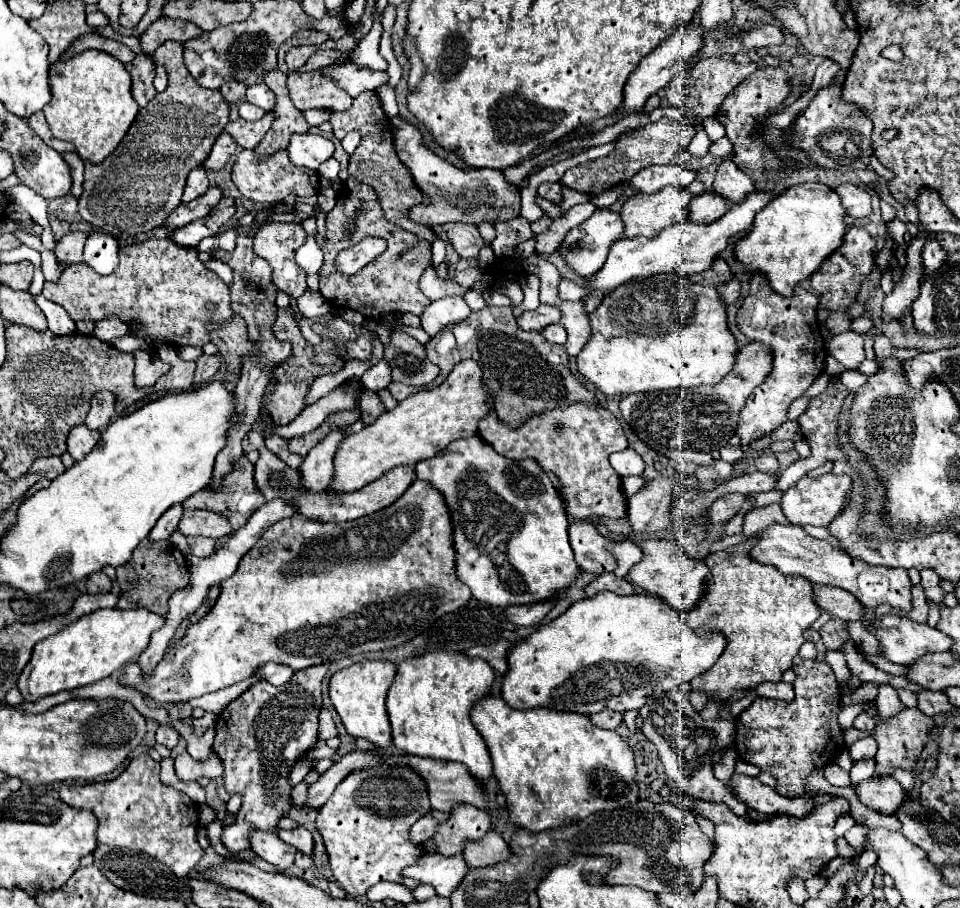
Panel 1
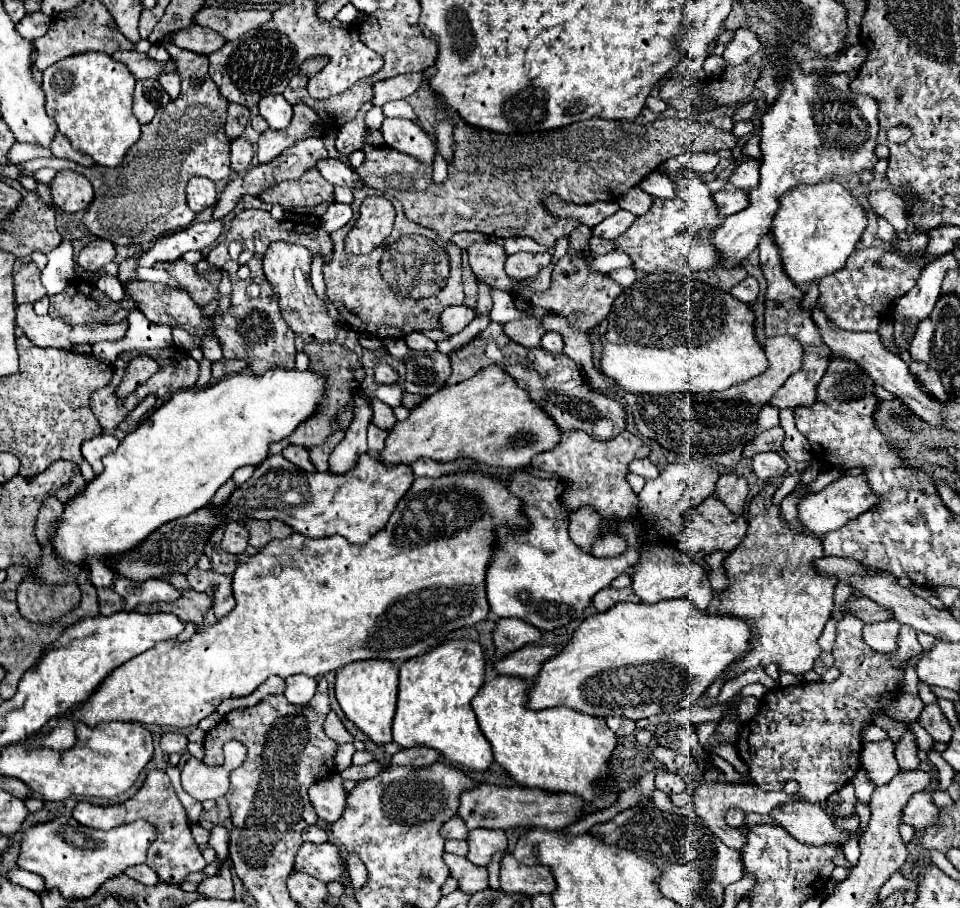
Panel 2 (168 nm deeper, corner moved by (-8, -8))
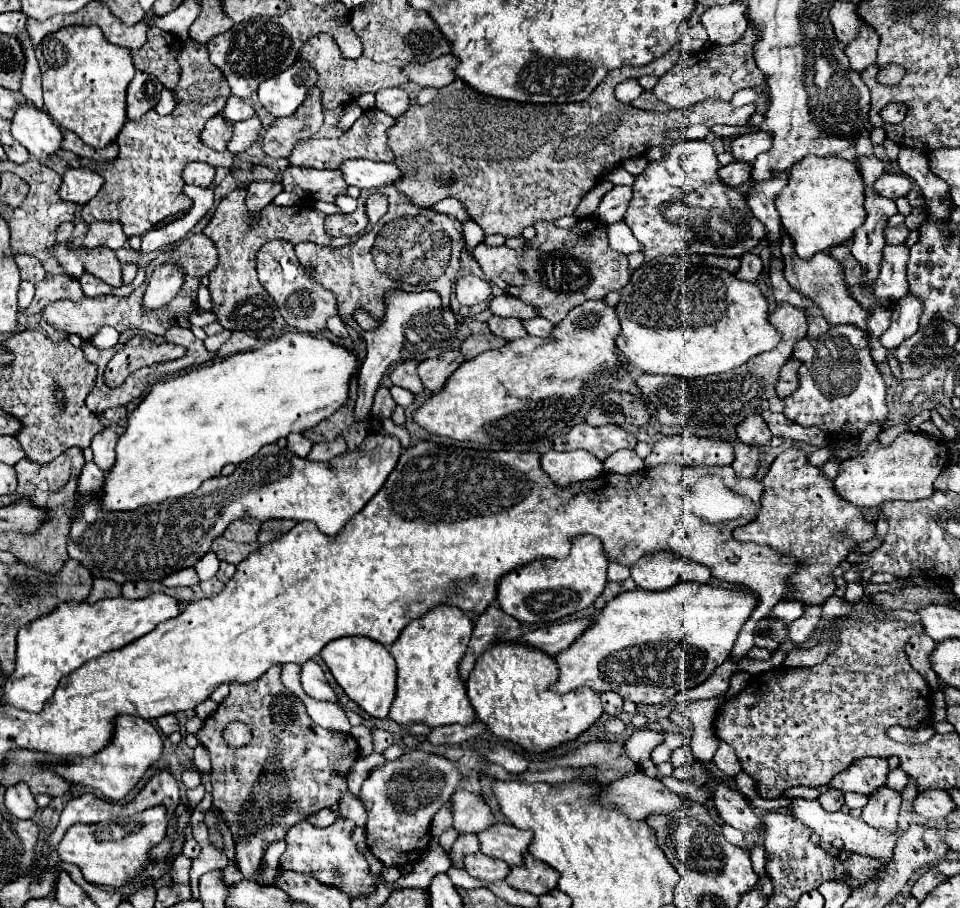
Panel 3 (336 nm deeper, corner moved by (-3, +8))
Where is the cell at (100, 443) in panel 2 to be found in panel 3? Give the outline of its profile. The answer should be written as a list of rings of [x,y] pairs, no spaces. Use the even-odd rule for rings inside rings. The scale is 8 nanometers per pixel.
[[[107,426],[99,434],[93,436],[91,440],[91,450],[93,450],[93,462],[103,470],[109,472],[115,464],[115,444],[119,440],[119,428],[117,426]]]

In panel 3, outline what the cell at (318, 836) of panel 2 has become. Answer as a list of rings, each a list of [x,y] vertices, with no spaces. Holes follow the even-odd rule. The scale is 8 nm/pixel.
[[[319,810],[313,818],[311,818],[311,822],[315,824],[315,826],[331,826],[333,822],[337,820],[337,814],[333,812],[333,810]]]

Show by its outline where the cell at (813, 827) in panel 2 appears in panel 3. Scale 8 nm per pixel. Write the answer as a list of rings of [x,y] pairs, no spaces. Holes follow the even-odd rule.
[[[795,798],[793,804],[793,816],[799,818],[805,826],[809,826],[823,842],[831,844],[835,840],[841,840],[843,842],[843,848],[849,850],[849,852],[857,852],[857,854],[863,854],[863,856],[871,856],[871,858],[877,858],[881,860],[881,864],[889,864],[891,858],[893,858],[893,850],[895,850],[895,844],[899,840],[899,832],[891,834],[891,832],[883,832],[881,828],[871,828],[867,822],[863,822],[861,818],[851,818],[849,814],[843,814],[843,812],[825,812],[819,804],[819,800],[803,800],[803,798]]]

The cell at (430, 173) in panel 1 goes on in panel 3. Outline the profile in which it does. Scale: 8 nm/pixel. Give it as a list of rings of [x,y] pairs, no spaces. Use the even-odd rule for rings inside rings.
[[[383,88],[375,94],[377,108],[393,118],[399,118],[409,108],[409,96],[403,88]]]

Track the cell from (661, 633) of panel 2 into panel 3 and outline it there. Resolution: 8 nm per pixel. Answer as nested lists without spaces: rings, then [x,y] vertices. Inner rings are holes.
[[[681,582],[663,592],[645,592],[639,588],[623,592],[601,610],[589,630],[585,630],[565,652],[557,654],[559,680],[553,684],[553,690],[565,694],[587,686],[595,692],[613,690],[635,704],[665,704],[679,692],[703,684],[713,670],[729,658],[737,634],[751,618],[757,604],[759,600],[755,594],[695,582]]]

